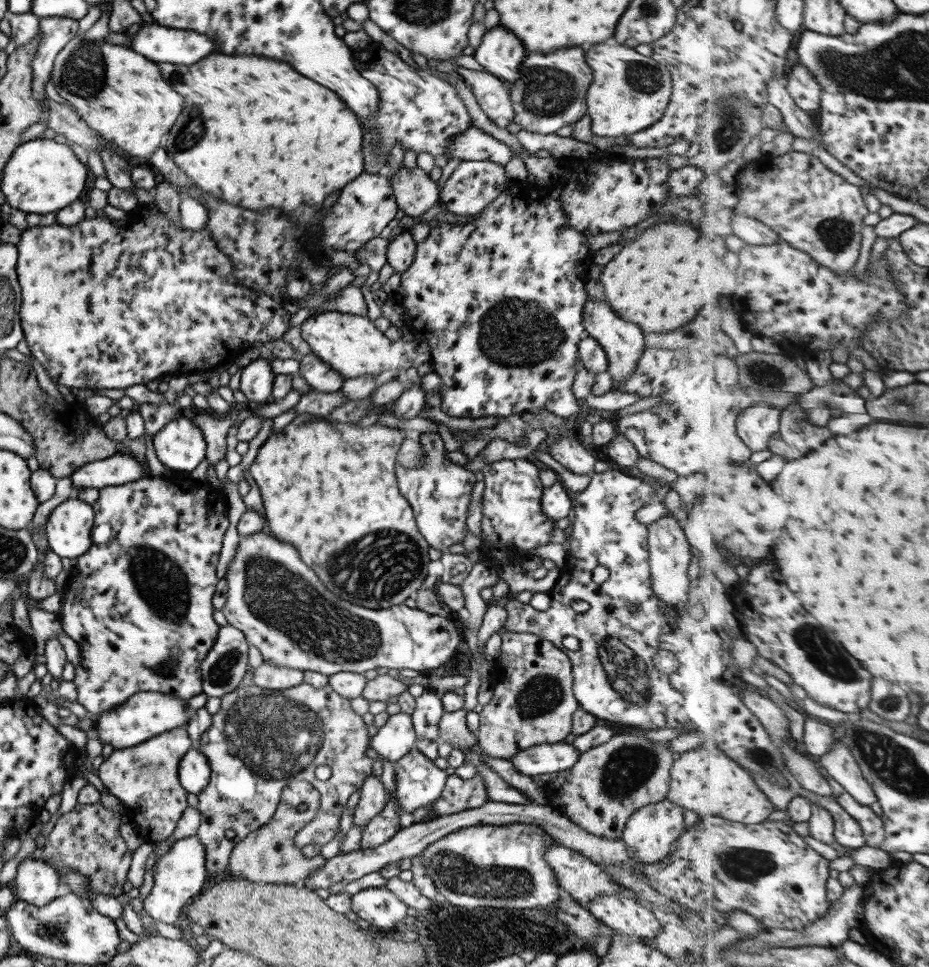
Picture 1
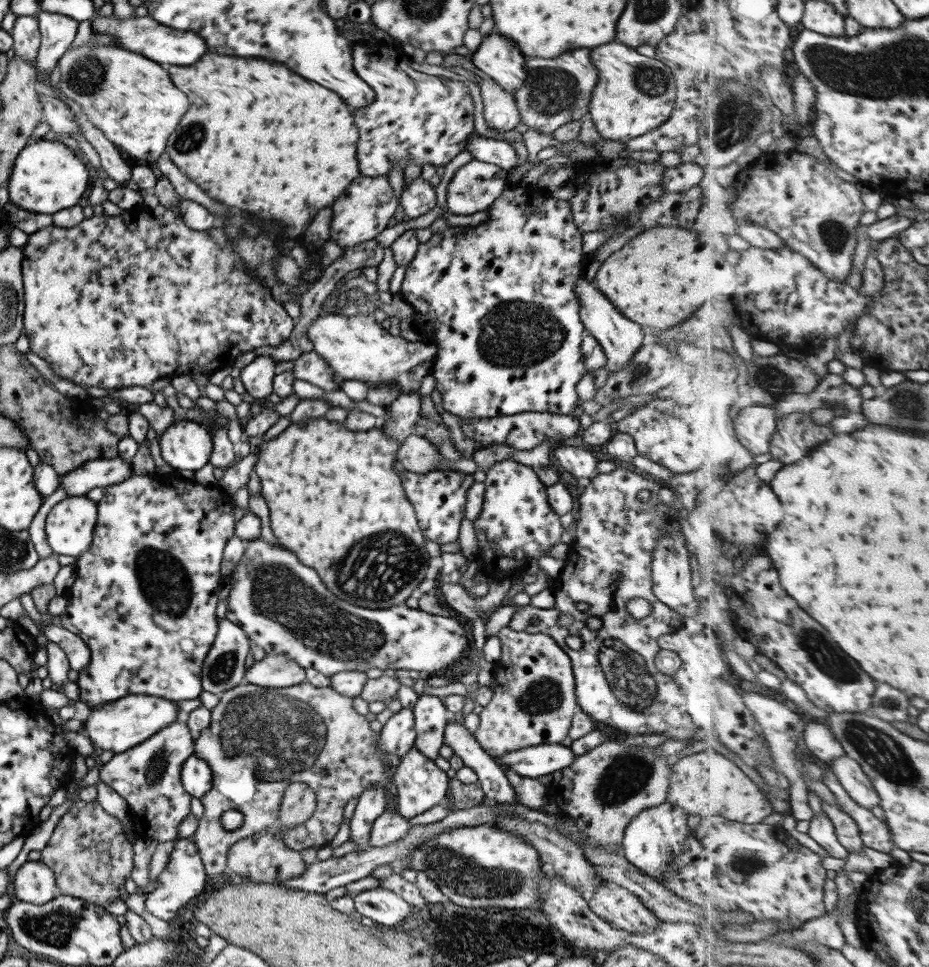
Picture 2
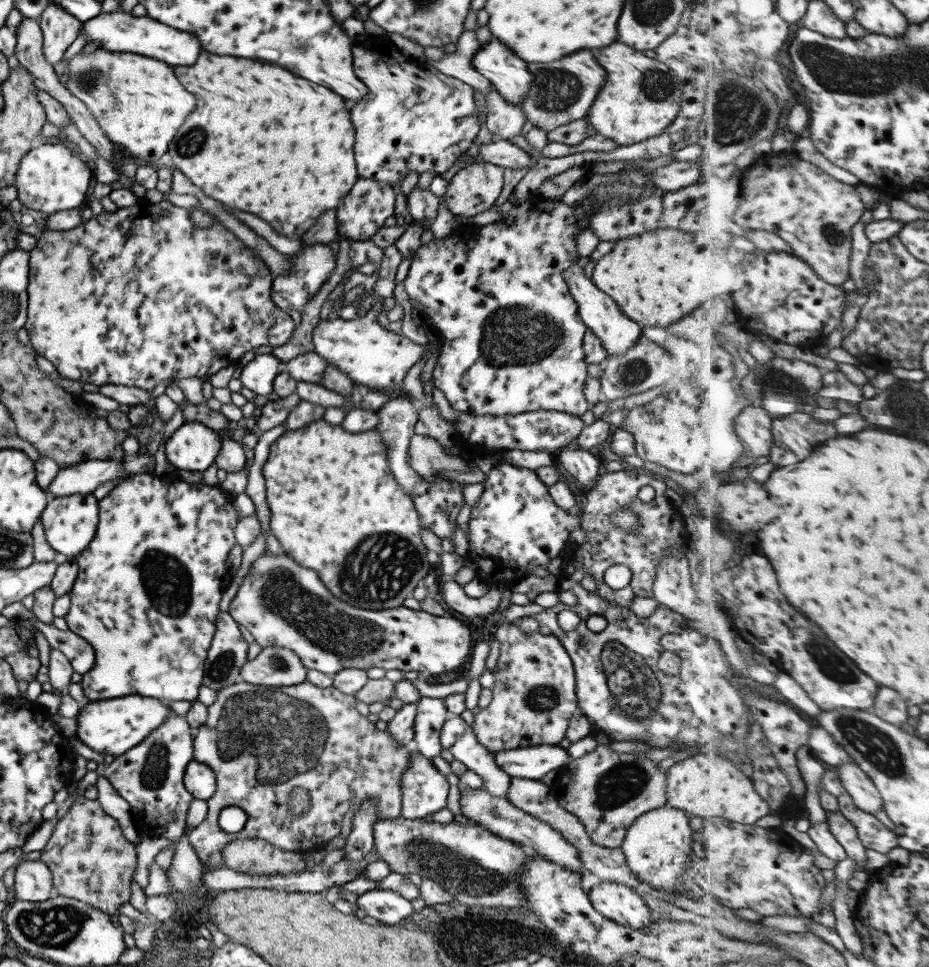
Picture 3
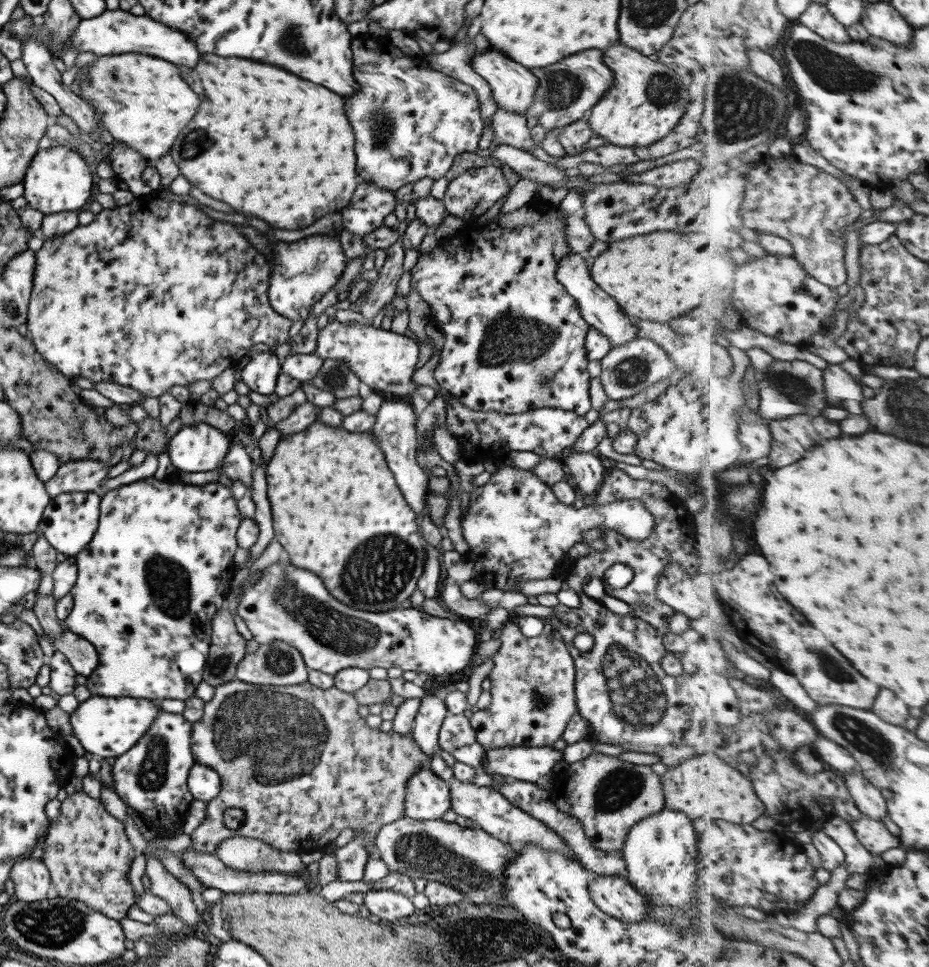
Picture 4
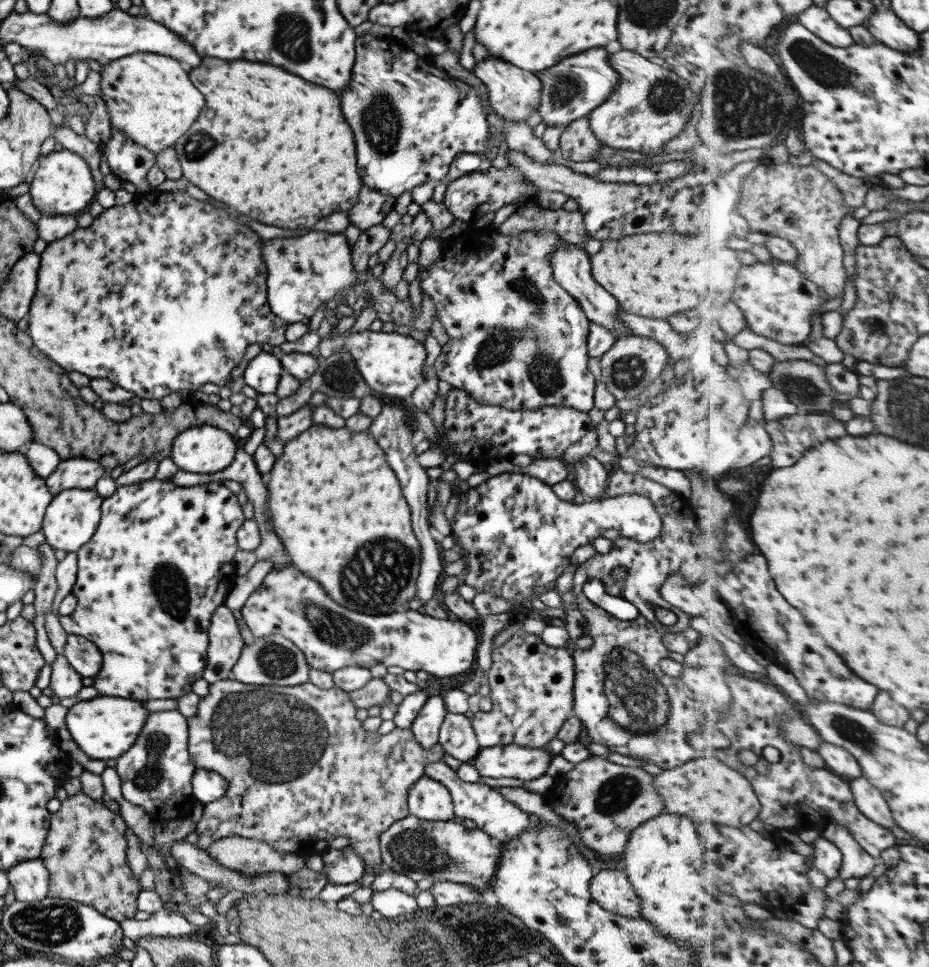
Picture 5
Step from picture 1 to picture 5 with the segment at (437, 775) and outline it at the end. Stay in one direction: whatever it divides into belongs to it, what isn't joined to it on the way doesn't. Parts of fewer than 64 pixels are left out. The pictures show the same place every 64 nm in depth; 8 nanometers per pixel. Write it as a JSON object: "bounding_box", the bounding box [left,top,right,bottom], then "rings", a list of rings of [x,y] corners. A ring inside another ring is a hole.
{"bounding_box":[407,775,453,821],"rings":[[[421,775],[407,793],[411,817],[427,821],[453,821],[453,802],[448,790],[431,777]]]}

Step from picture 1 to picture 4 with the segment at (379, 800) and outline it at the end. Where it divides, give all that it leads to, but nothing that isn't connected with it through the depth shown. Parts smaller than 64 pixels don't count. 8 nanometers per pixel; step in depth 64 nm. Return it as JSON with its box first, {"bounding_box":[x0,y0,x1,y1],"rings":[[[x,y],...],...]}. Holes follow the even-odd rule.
{"bounding_box":[331,834,368,882],"rings":[[[355,834],[345,846],[336,848],[331,853],[334,854],[335,864],[337,864],[335,880],[355,882],[362,878],[368,854],[363,848],[361,836]]]}

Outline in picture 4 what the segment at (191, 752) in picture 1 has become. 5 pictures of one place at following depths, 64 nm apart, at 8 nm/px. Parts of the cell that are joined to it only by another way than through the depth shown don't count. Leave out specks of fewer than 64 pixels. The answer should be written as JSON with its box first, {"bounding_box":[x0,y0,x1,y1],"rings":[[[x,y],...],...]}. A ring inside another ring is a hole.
{"bounding_box":[186,763,220,803],"rings":[[[193,763],[186,778],[186,787],[193,799],[207,803],[218,794],[220,778],[214,770]]]}

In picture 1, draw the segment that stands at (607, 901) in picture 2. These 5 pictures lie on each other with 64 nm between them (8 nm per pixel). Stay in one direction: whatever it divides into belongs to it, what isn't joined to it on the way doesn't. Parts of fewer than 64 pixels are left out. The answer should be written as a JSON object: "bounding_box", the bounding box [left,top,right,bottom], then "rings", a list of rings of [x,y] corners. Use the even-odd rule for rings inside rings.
{"bounding_box":[586,895,661,940],"rings":[[[633,895],[596,896],[586,907],[593,918],[616,935],[636,940],[653,939],[661,927],[653,912],[637,902]]]}

